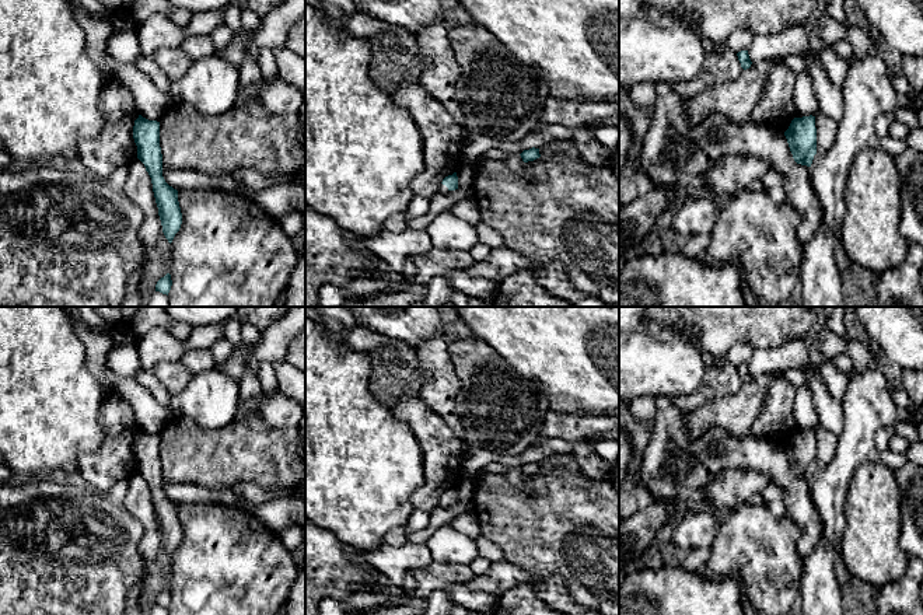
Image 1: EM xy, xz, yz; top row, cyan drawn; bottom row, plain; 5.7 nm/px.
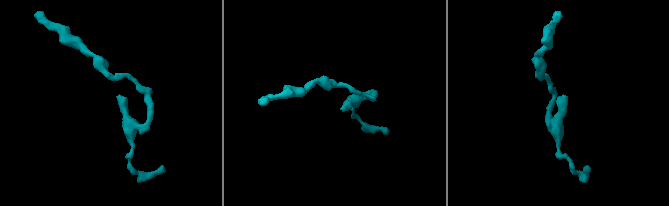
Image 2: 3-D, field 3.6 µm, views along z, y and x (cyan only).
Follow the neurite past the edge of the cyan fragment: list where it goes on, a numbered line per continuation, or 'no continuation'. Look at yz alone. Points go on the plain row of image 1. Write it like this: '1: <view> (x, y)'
no continuation

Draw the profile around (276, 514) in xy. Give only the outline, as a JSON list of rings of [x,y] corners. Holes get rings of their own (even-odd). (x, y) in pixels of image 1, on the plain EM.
[[[282,497],[256,506],[254,514],[272,532],[280,534],[286,527],[297,524],[297,516],[305,513],[305,502],[300,497]]]

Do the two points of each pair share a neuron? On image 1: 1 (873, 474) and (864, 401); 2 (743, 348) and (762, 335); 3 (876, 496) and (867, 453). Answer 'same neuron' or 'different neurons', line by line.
1: different neurons
2: different neurons
3: different neurons

